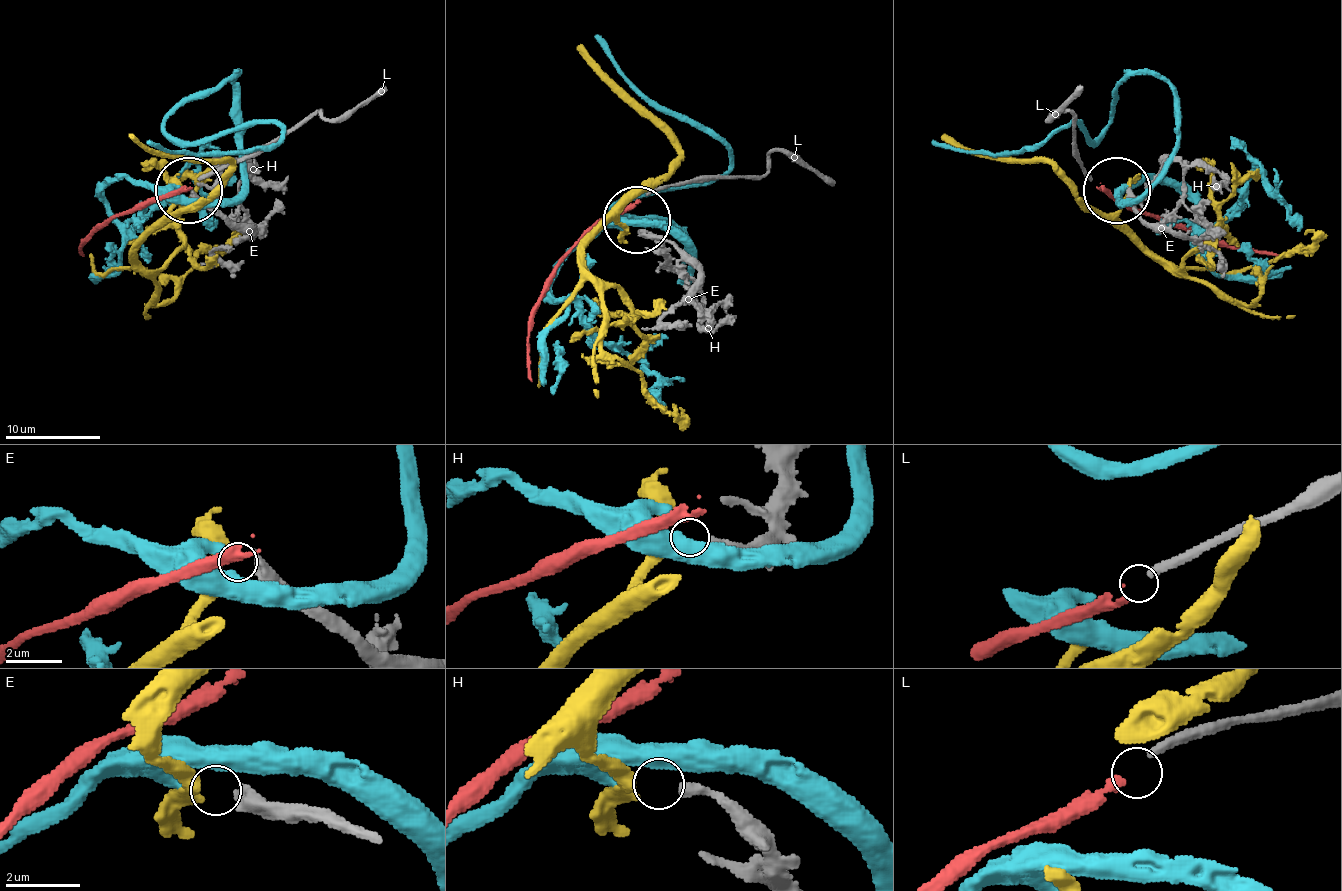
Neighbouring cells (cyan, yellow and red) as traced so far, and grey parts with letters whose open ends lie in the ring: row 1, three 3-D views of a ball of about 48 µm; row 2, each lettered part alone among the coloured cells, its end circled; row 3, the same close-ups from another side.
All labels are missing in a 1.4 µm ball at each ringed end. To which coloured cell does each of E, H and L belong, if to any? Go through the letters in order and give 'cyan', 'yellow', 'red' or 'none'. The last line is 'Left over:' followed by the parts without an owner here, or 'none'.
E: cyan
H: yellow
L: red
Left over: none

